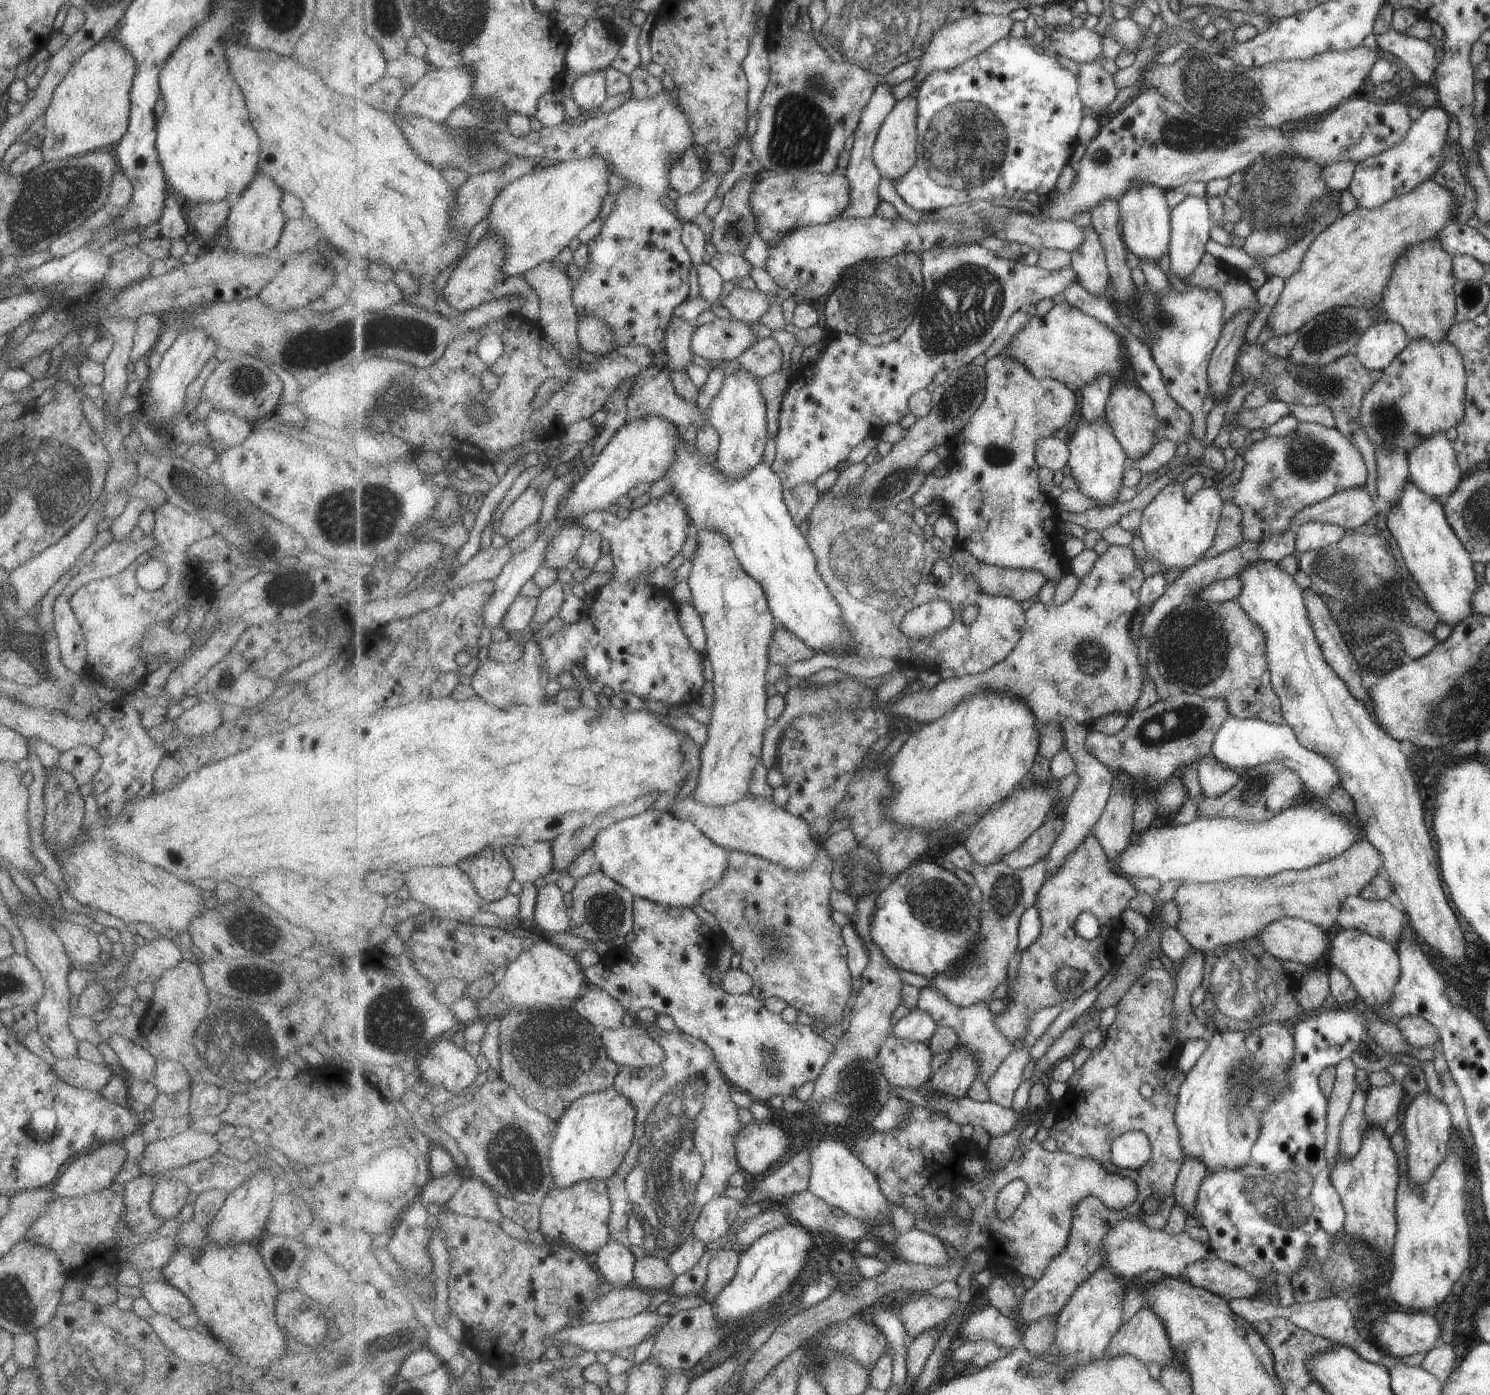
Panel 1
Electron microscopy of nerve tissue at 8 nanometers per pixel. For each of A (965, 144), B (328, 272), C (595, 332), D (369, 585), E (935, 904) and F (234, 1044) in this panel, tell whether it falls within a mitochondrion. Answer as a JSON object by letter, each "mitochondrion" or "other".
{"A":"mitochondrion","B":"other","C":"mitochondrion","D":"other","E":"mitochondrion","F":"mitochondrion"}

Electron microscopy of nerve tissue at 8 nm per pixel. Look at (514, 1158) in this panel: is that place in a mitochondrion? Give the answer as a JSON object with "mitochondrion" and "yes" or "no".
{"mitochondrion":"yes"}

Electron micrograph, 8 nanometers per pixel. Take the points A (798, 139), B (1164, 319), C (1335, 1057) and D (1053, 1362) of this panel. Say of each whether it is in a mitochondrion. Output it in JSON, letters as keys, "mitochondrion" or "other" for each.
{"A":"mitochondrion","B":"mitochondrion","C":"other","D":"other"}

